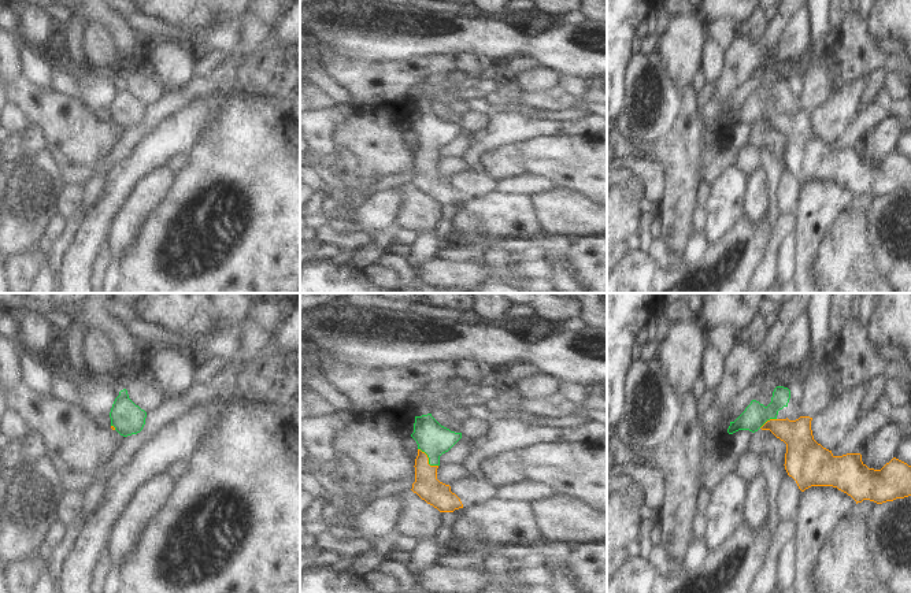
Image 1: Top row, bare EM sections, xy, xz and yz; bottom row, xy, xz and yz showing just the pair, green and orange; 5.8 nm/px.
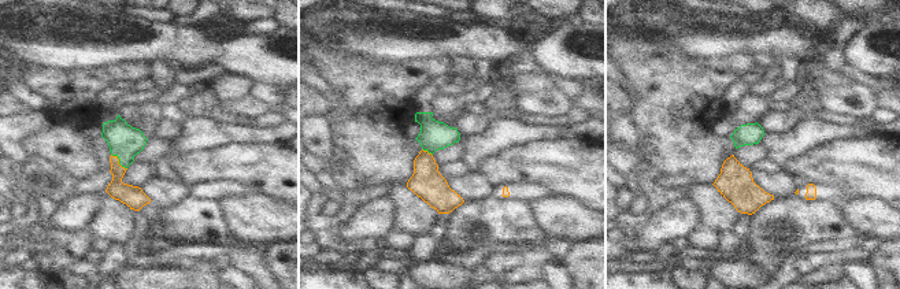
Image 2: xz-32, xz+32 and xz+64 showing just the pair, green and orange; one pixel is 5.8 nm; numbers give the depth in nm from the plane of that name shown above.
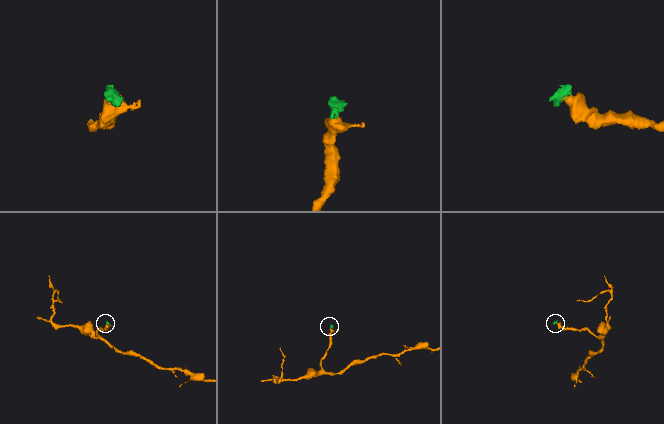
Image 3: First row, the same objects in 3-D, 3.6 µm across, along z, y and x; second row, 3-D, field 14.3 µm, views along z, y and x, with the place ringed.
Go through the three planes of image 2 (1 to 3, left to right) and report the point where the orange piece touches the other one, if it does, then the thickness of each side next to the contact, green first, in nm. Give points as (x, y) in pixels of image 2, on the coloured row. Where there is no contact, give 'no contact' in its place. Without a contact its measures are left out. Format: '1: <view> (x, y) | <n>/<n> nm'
1: xz-32 (119, 162) | 190/130 nm
2: xz+32 (428, 151) | 170/190 nm
3: no contact

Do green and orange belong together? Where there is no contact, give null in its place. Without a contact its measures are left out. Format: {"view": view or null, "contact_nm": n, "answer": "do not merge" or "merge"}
{"view": "xz", "contact_nm": 160, "answer": "merge"}

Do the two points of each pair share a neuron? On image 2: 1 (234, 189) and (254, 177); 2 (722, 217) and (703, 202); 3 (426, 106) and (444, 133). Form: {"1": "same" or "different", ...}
{"1": "different", "2": "same", "3": "same"}

